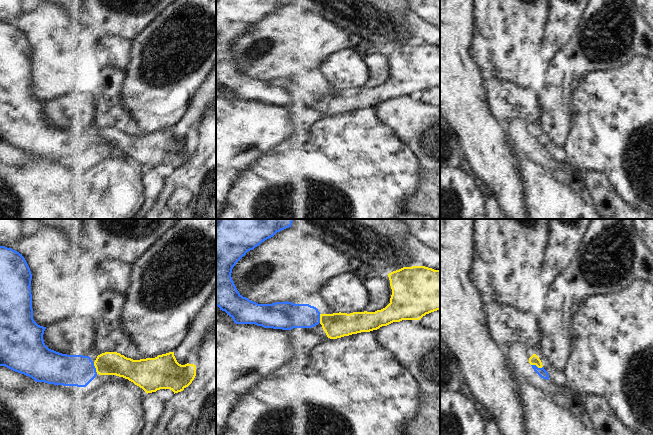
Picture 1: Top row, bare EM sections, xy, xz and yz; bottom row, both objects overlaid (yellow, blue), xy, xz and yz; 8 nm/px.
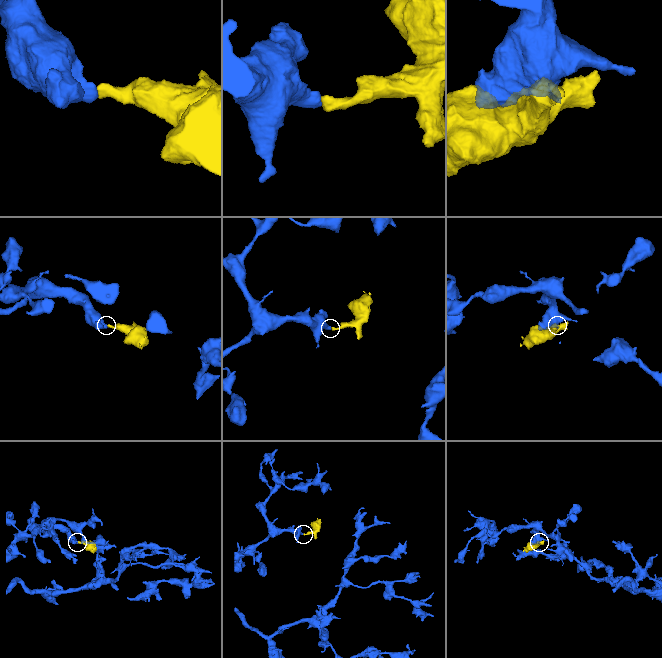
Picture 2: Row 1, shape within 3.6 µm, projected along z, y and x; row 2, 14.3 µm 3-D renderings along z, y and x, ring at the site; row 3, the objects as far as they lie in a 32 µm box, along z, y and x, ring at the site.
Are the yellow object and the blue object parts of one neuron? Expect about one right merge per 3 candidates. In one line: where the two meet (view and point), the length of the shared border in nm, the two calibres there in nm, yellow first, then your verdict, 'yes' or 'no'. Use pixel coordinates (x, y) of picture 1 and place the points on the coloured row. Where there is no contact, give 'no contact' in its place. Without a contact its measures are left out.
contact yz (537, 366); length 100 nm; calibres 80 and 70 nm; yes

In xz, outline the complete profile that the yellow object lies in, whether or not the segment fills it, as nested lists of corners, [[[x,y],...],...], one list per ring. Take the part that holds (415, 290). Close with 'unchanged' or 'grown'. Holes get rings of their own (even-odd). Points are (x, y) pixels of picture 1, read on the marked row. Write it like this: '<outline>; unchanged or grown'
[[[216,219],[216,306],[225,311],[236,324],[255,324],[264,328],[291,330],[312,328],[319,323],[330,339],[377,330],[393,322],[420,320],[426,314],[440,310],[440,270],[425,266],[403,267],[388,274],[392,295],[390,303],[375,312],[321,314],[309,304],[275,302],[258,304],[243,297],[232,277],[236,263],[250,250],[259,246],[277,232],[291,227],[293,219]]]; grown

